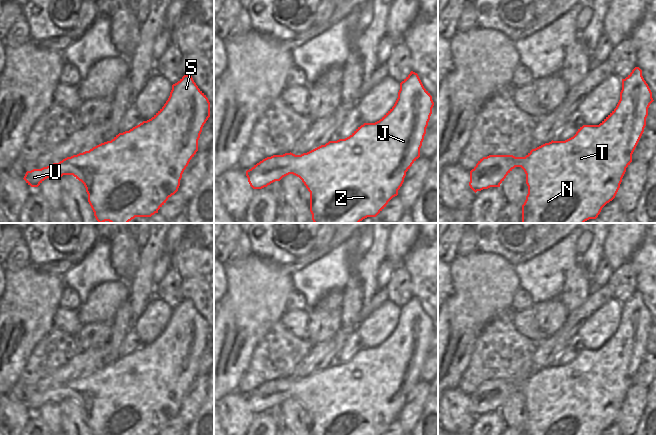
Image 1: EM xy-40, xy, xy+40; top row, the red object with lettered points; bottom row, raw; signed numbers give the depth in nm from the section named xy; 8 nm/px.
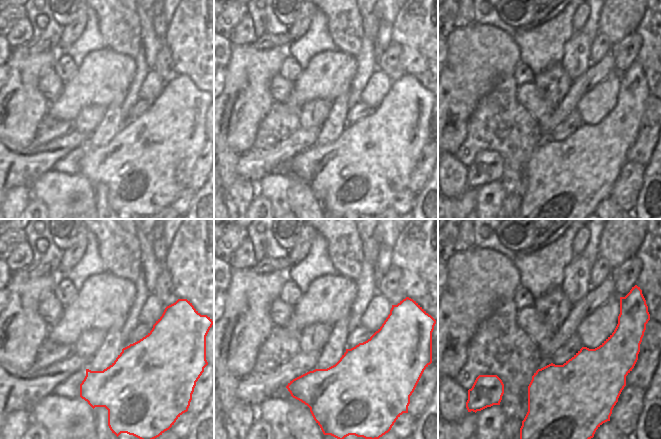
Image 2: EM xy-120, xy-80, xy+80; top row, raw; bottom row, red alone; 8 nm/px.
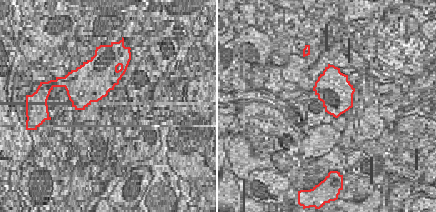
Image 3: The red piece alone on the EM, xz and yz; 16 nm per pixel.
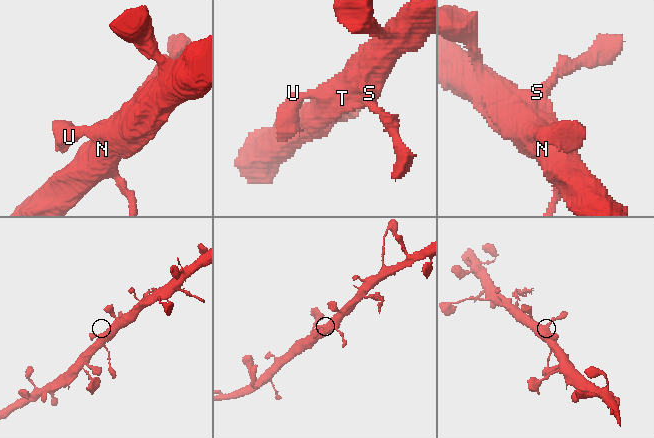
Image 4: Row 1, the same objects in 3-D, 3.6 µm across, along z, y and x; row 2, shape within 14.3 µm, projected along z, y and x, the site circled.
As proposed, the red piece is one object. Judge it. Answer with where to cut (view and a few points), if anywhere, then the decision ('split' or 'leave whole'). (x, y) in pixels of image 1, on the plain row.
no cut | leave whole

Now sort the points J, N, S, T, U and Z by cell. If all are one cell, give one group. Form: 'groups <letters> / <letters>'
groups J N S T U Z

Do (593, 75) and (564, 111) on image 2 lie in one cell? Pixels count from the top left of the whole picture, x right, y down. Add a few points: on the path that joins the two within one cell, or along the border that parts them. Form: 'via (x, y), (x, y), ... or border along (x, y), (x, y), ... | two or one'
via (584, 84), (569, 102) | one

